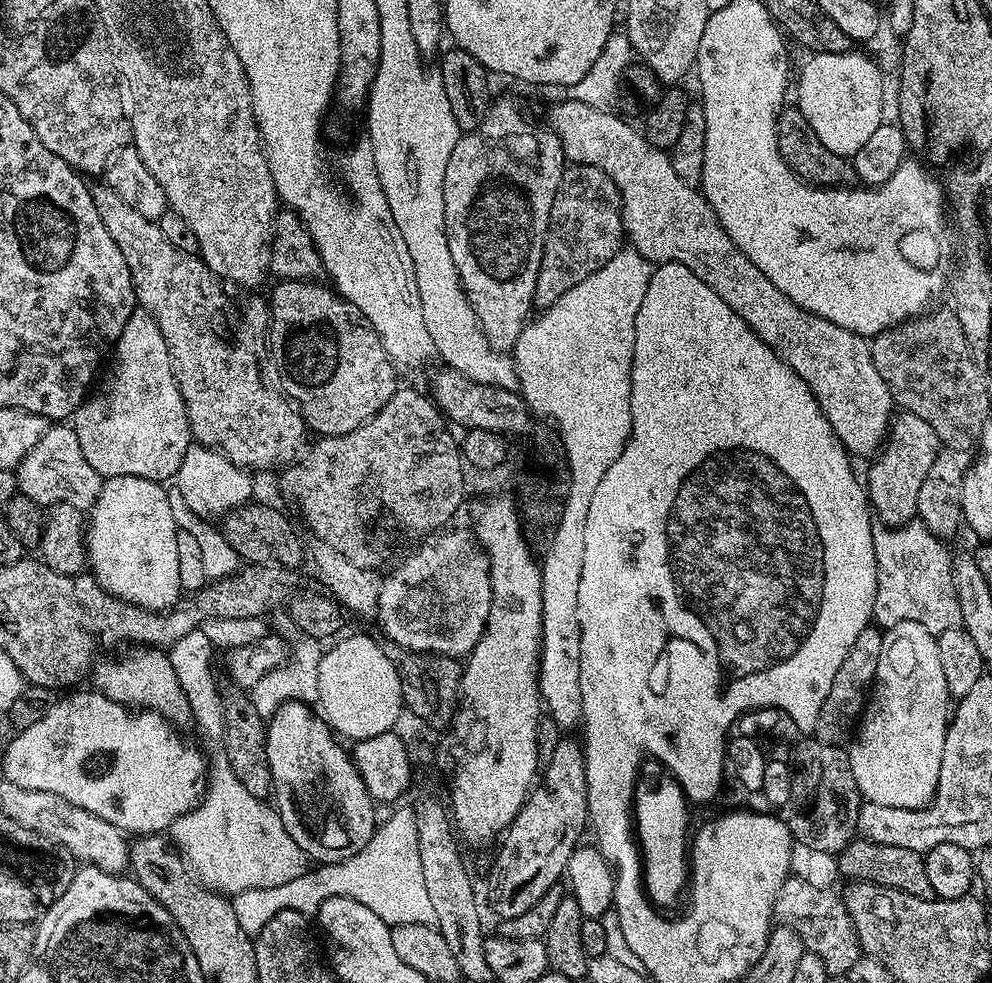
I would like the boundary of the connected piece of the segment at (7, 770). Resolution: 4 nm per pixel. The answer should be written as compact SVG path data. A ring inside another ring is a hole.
M72 690L67 694L61 695L64 696L55 701L49 708L49 712L42 718L39 718L38 722L34 722L33 725L30 726L29 729L22 729L17 731L15 735L13 735L12 741L8 744L7 750L2 754L2 760L4 760L4 773L2 773L3 779L9 780L10 782L14 782L18 786L22 786L26 790L46 790L46 794L58 794L62 798L66 798L66 802L70 802L74 806L78 806L82 810L90 810L90 814L94 814L98 818L102 818L106 822L110 822L114 826L118 826L125 834L135 834L136 836L150 836L153 834L164 834L171 829L171 826L178 817L182 814L186 814L192 808L195 808L200 797L204 795L206 791L206 756L203 756L202 753L199 752L196 748L191 748L190 745L187 744L186 741L183 740L182 737L179 736L177 729L173 727L169 721L165 720L163 716L160 715L159 712L149 712L147 710L133 710L130 708L125 708L124 705L119 704L118 702L114 702L110 698L106 698L102 695L101 692L95 690L87 690L88 692L76 692L80 690Z

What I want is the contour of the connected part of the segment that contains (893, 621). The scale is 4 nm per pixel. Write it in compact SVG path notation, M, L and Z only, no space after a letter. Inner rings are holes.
M919 518L901 528L873 527L874 556L876 558L876 593L872 620L881 629L893 628L898 622L918 622L933 634L939 634L960 624L960 607L956 588L952 585L953 557L944 549L945 541L935 536Z

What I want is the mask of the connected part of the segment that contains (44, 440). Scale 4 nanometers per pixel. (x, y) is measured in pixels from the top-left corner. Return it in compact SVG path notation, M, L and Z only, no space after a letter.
M64 422L49 426L46 434L34 442L34 448L26 454L26 458L22 458L14 471L19 495L30 498L41 506L69 503L81 510L91 509L102 483L102 477L94 470L94 466L86 462L82 446L78 446L78 434Z

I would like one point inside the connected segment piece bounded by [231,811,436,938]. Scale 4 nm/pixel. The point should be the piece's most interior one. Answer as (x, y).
(386, 876)

